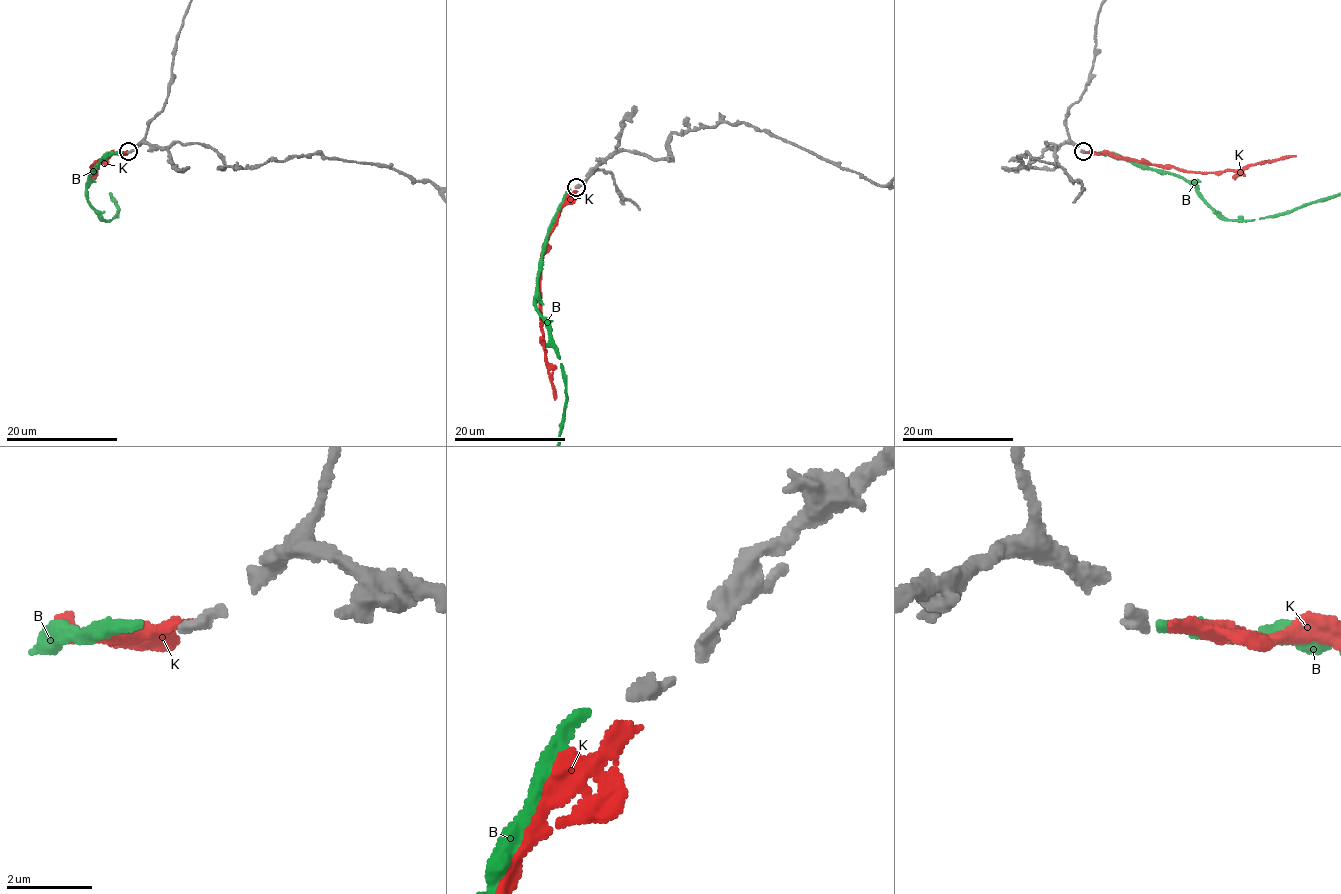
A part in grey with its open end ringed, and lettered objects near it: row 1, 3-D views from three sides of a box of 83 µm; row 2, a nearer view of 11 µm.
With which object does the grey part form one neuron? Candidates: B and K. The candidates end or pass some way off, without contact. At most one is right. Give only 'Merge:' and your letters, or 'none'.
Merge: K

